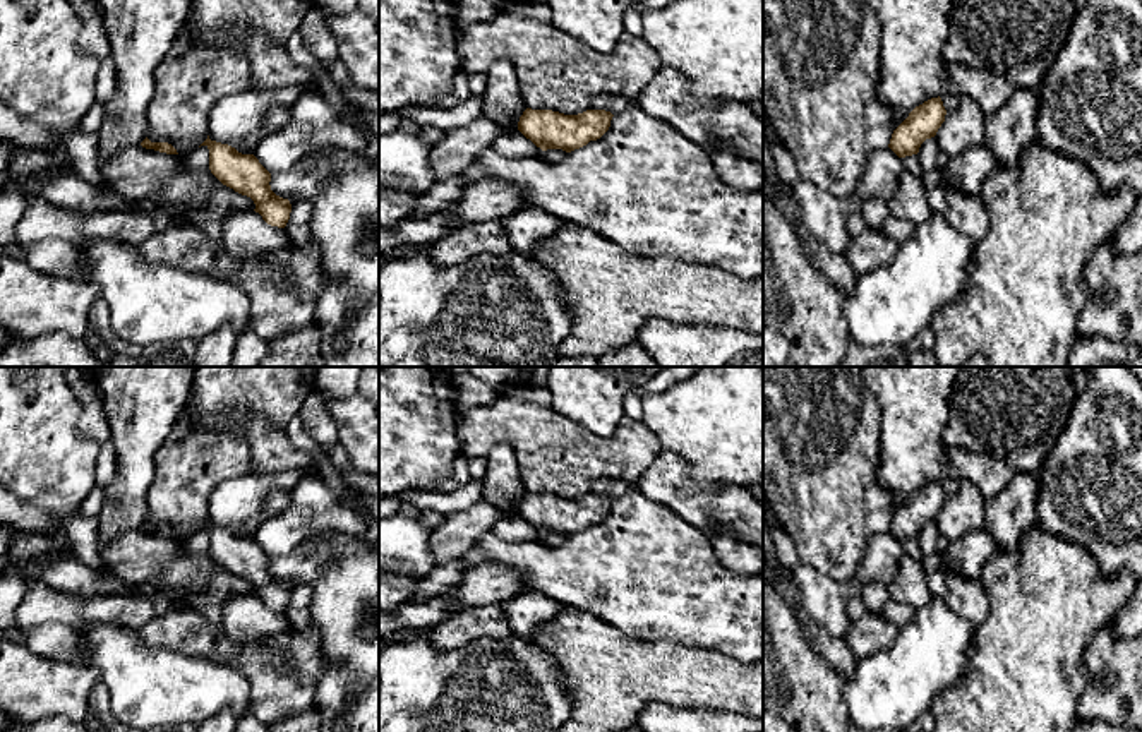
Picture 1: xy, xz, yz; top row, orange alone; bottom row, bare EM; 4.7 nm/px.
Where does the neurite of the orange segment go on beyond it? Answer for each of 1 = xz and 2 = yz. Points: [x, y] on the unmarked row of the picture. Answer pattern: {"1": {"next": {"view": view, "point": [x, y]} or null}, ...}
{"1": {"next": null}, "2": {"next": null}}

